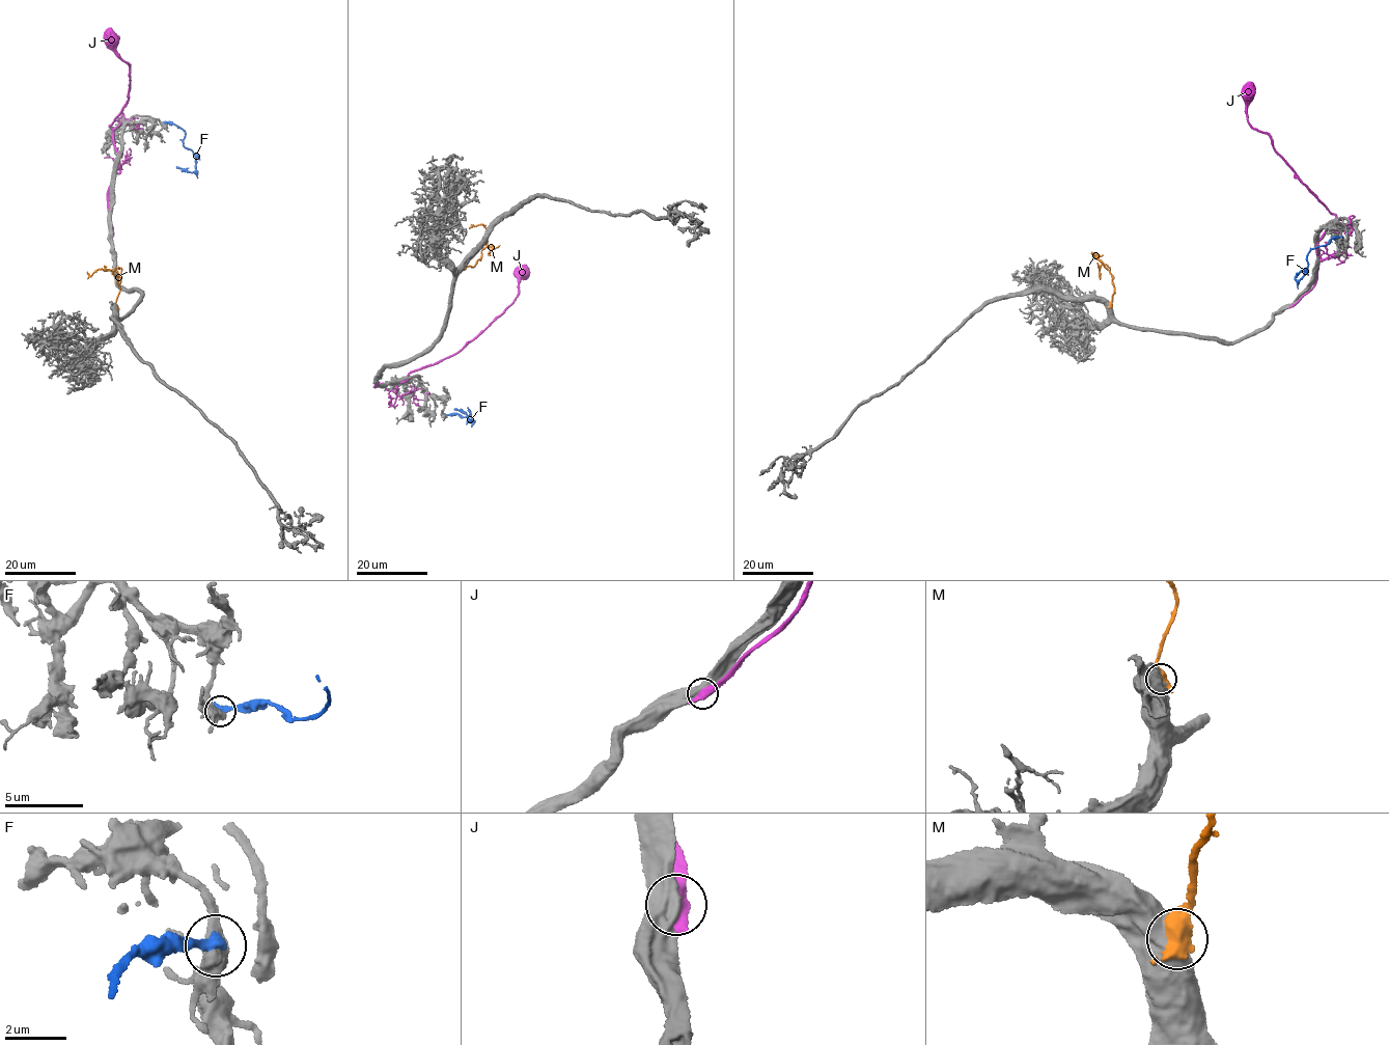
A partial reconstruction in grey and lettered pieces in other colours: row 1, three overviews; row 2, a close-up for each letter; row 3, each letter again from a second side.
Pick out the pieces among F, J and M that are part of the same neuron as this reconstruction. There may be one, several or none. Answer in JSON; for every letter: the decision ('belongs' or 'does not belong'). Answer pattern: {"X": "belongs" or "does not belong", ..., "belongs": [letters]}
{"F": "does not belong", "J": "does not belong", "M": "does not belong", "belongs": []}

